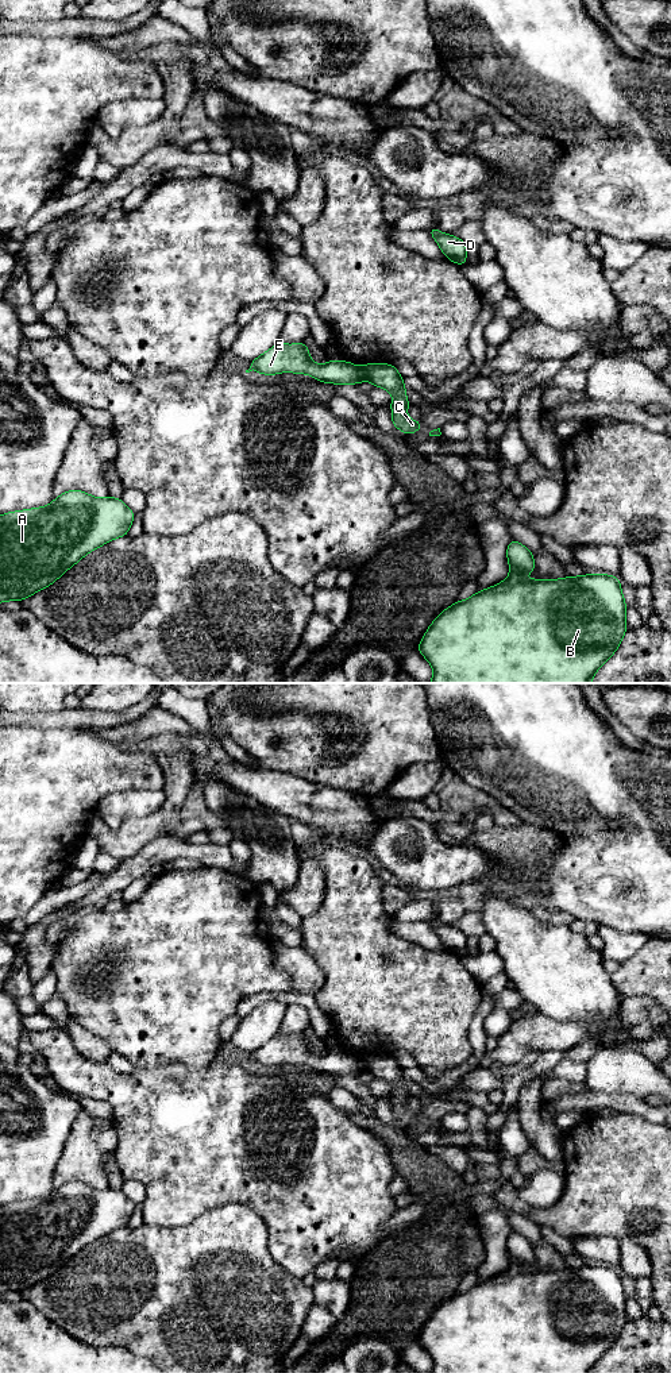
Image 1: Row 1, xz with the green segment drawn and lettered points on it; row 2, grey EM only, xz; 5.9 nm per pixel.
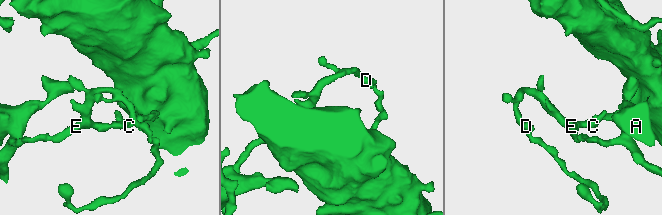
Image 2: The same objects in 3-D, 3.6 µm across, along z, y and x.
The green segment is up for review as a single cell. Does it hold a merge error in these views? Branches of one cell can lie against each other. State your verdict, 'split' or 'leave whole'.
split

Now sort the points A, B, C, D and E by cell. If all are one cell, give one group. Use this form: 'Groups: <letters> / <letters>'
Groups: A D E / B C

